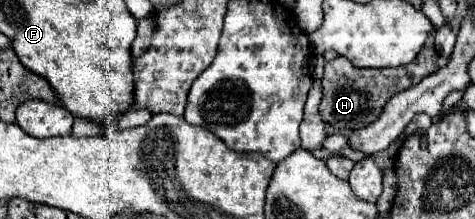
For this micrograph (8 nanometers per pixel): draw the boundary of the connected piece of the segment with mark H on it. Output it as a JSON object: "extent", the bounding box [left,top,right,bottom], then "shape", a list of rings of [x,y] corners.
{"extent":[320,47,438,131],"shape":[[[424,47],[424,51],[416,57],[416,61],[404,65],[404,67],[394,67],[394,69],[356,69],[350,65],[350,77],[348,77],[348,59],[338,57],[330,63],[326,63],[326,73],[324,73],[324,99],[320,103],[320,115],[324,123],[338,131],[354,131],[360,127],[366,127],[374,123],[388,99],[410,85],[416,85],[422,81],[422,77],[432,75],[438,71],[436,65],[438,51],[434,47]]]}

